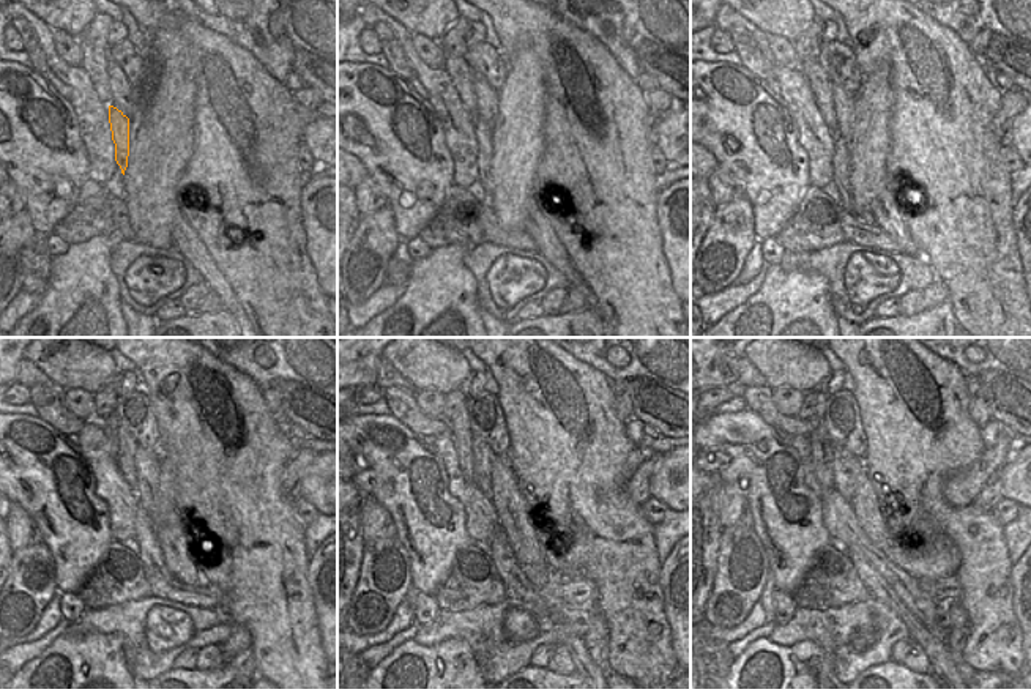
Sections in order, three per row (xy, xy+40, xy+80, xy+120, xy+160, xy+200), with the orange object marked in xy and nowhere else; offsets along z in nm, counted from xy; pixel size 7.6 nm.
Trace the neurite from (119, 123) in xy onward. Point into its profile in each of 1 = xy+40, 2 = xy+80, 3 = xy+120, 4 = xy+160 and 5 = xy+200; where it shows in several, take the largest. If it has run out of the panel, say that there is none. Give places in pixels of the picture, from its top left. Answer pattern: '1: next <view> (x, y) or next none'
1: next xy+40 (494, 232)
2: next xy+80 (866, 234)
3: next xy+120 (163, 585)
4: next xy+160 (516, 584)
5: next xy+200 (938, 656)

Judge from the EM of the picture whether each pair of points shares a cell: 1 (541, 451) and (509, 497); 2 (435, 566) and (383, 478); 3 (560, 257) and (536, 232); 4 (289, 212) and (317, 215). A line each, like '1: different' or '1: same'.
1: different
2: same
3: same
4: different

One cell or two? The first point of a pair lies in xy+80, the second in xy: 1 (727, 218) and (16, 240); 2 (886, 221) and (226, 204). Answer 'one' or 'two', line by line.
1: one
2: two

